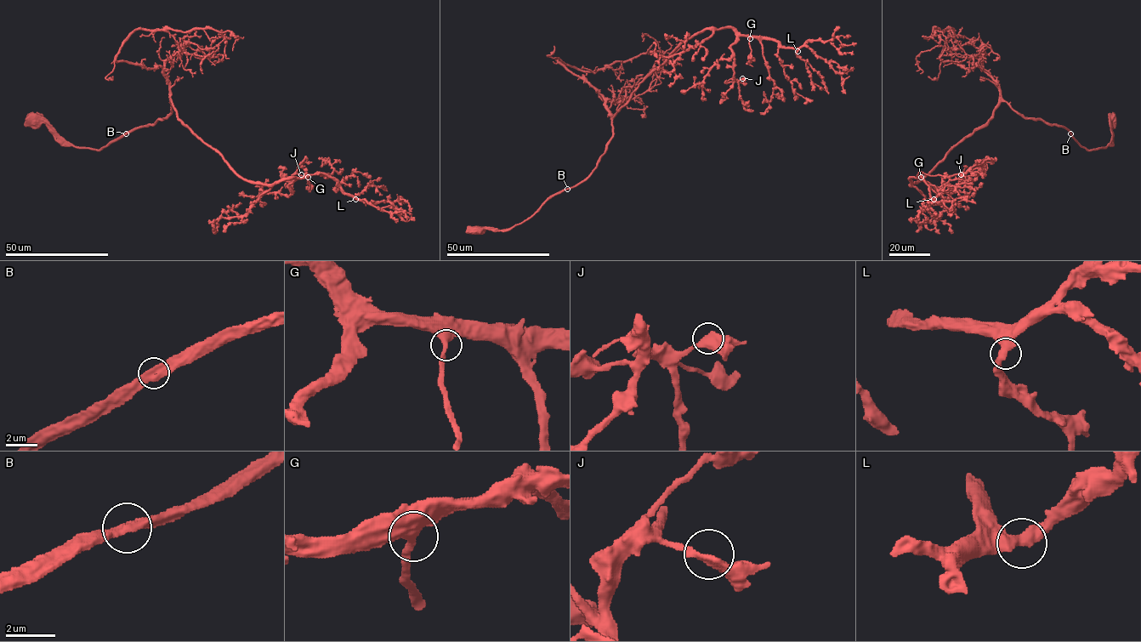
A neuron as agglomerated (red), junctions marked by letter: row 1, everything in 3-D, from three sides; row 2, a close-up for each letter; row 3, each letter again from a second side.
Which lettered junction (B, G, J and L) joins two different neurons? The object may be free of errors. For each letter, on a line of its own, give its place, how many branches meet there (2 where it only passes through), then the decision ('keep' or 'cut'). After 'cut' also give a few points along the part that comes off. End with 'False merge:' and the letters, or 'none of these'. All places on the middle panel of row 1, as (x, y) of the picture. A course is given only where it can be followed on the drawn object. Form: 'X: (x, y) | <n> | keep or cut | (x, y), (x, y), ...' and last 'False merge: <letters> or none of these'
B: (567, 189) | 2 | keep
G: (750, 38) | 2 | keep
J: (742, 78) | 2 | keep
L: (797, 51) | 2 | keep
False merge: none of these

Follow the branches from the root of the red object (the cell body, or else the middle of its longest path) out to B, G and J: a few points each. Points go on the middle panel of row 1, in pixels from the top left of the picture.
B: (476, 229), (511, 228), (527, 219), (547, 200), (567, 189)
G: (476, 229), (511, 228), (581, 183), (613, 135), (613, 116), (683, 42), (710, 28), (731, 27), (750, 38)
J: (476, 229), (511, 228), (581, 183), (613, 135), (613, 116), (694, 36), (730, 27), (734, 80), (742, 78)

